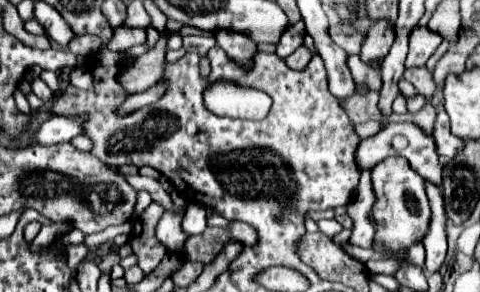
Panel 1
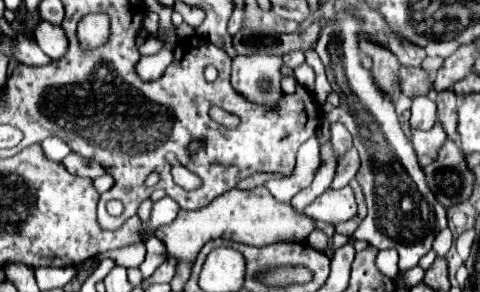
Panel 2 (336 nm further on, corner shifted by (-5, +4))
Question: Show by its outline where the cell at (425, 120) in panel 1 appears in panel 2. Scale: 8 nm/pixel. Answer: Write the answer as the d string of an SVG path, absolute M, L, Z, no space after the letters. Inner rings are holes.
M402 67L400 69L400 87L406 97L430 95L430 75L420 67Z

